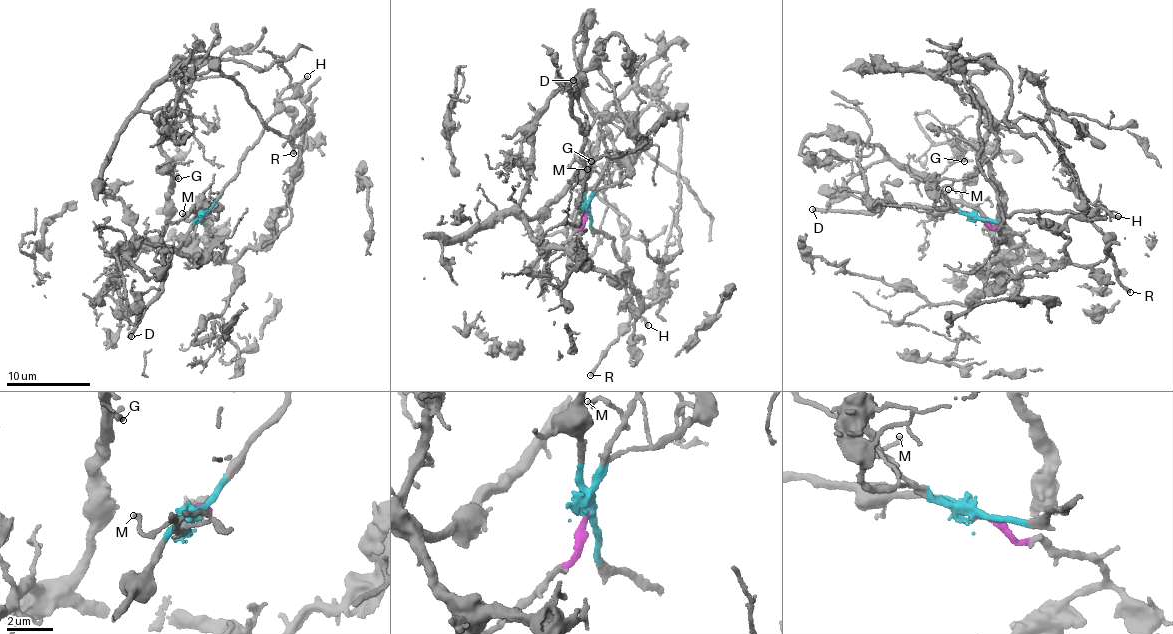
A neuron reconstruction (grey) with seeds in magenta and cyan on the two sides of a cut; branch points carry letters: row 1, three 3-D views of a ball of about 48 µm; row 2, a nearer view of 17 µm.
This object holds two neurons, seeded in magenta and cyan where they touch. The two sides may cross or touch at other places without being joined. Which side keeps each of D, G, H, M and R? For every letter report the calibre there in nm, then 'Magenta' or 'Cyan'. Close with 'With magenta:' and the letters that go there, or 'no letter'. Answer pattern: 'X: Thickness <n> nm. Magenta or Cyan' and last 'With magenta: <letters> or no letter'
D: Thickness 320 nm. Cyan
G: Thickness 150 nm. Magenta
H: Thickness 240 nm. Cyan
M: Thickness 150 nm. Cyan
R: Thickness 280 nm. Cyan
With magenta: G

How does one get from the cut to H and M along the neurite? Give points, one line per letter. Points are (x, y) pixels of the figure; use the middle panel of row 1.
H: (586, 211), (589, 228), (614, 240), (617, 259), (624, 263), (626, 294), (648, 326)
M: (586, 211), (589, 194), (599, 175), (587, 169)

